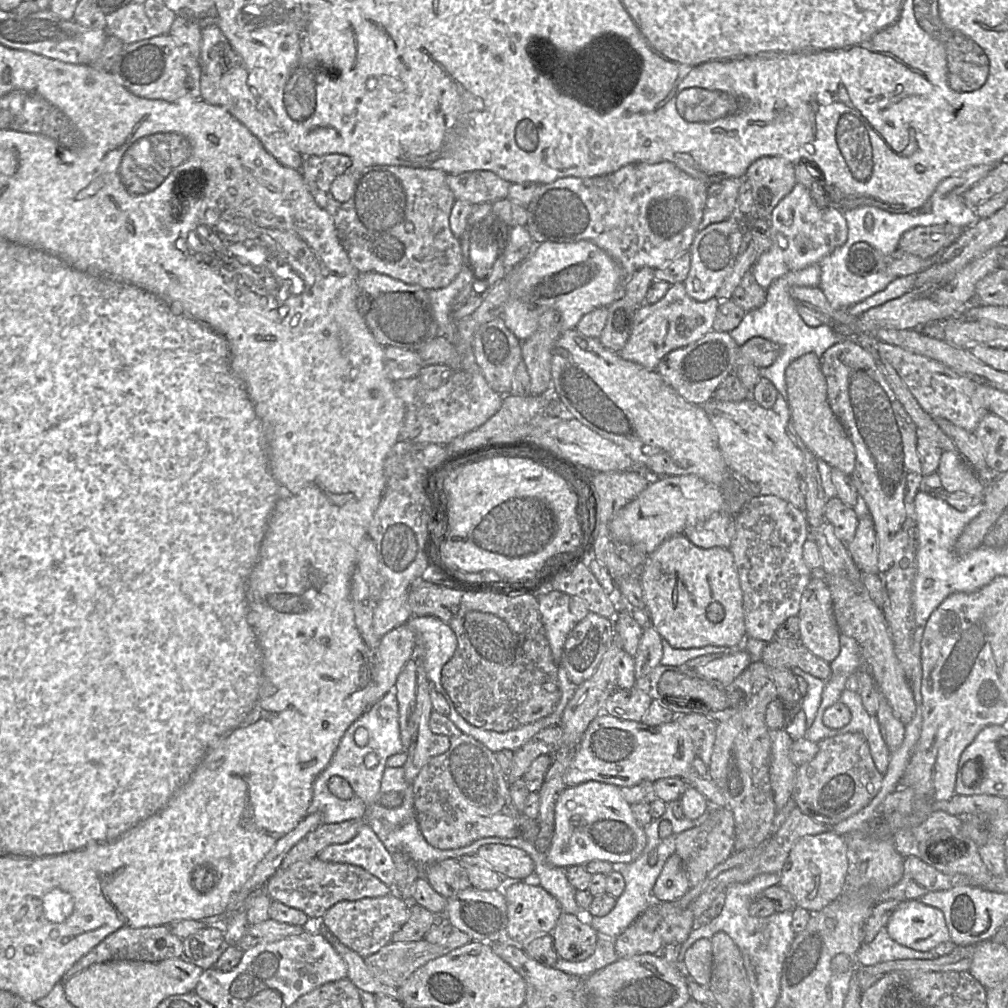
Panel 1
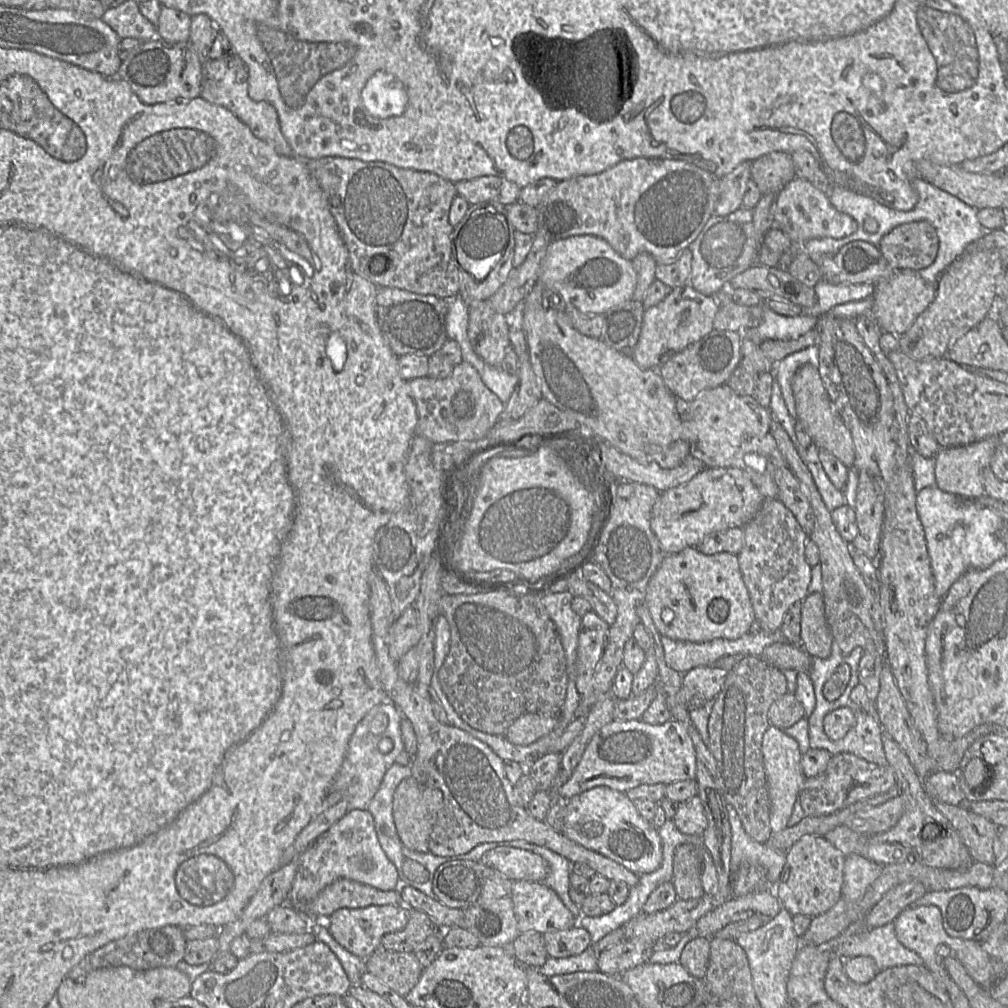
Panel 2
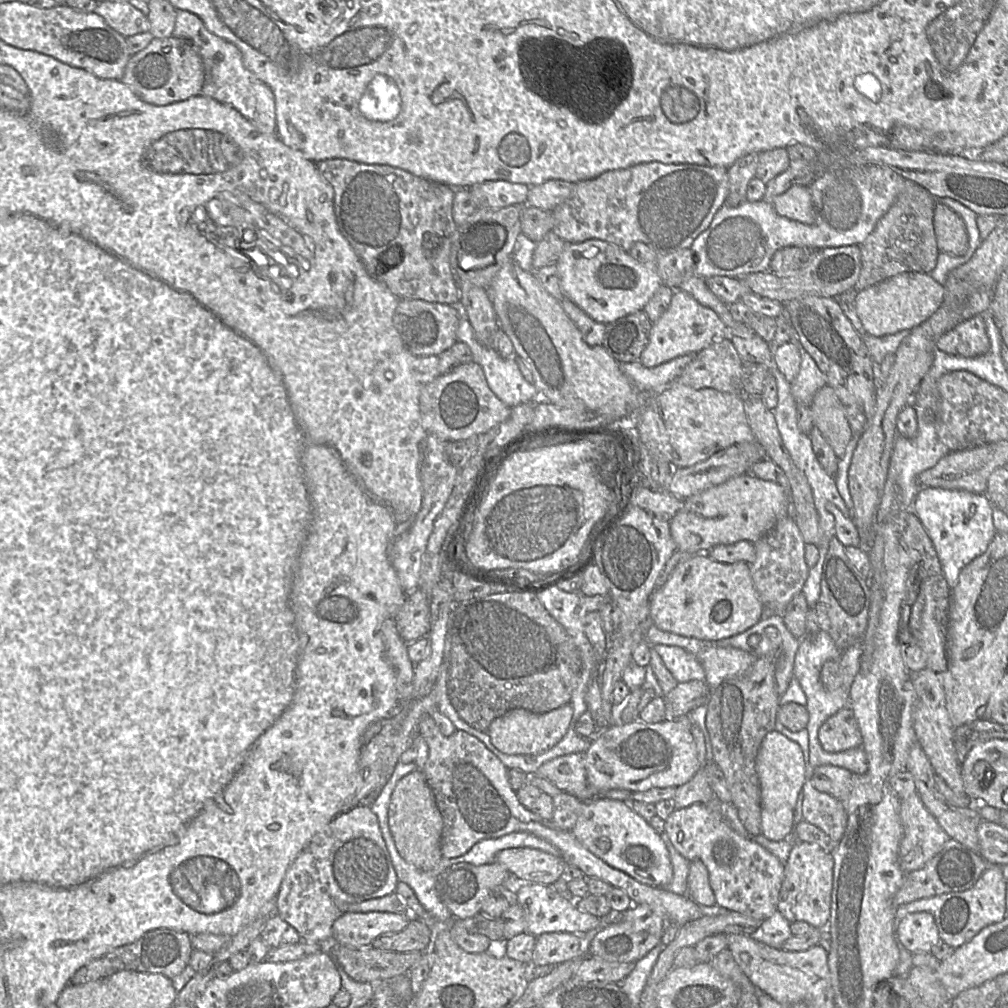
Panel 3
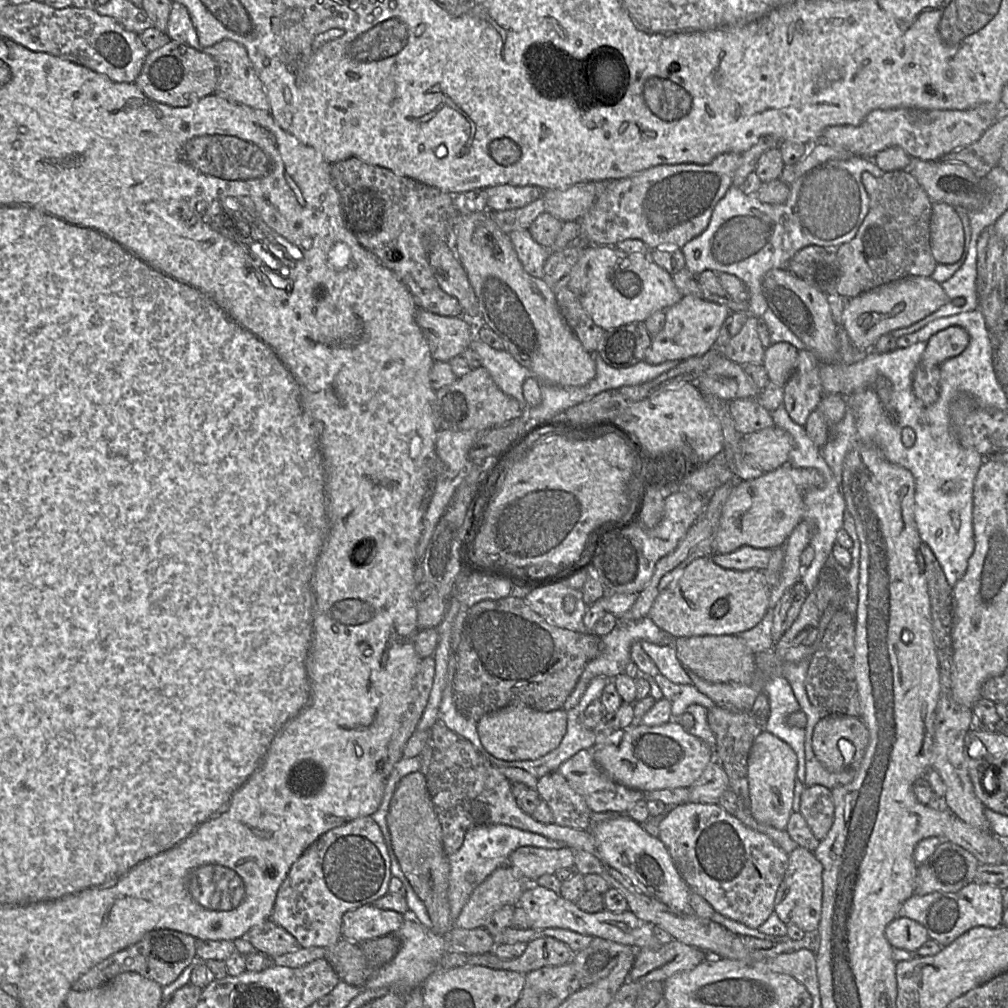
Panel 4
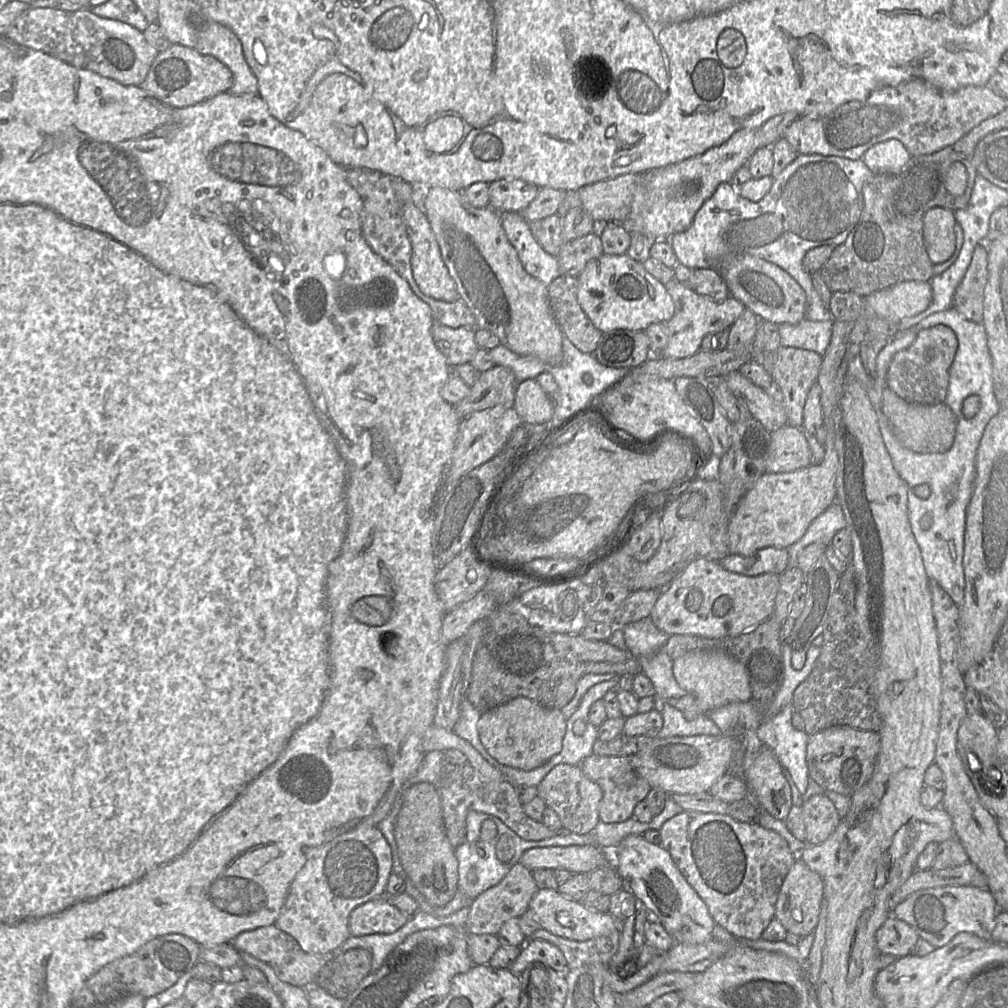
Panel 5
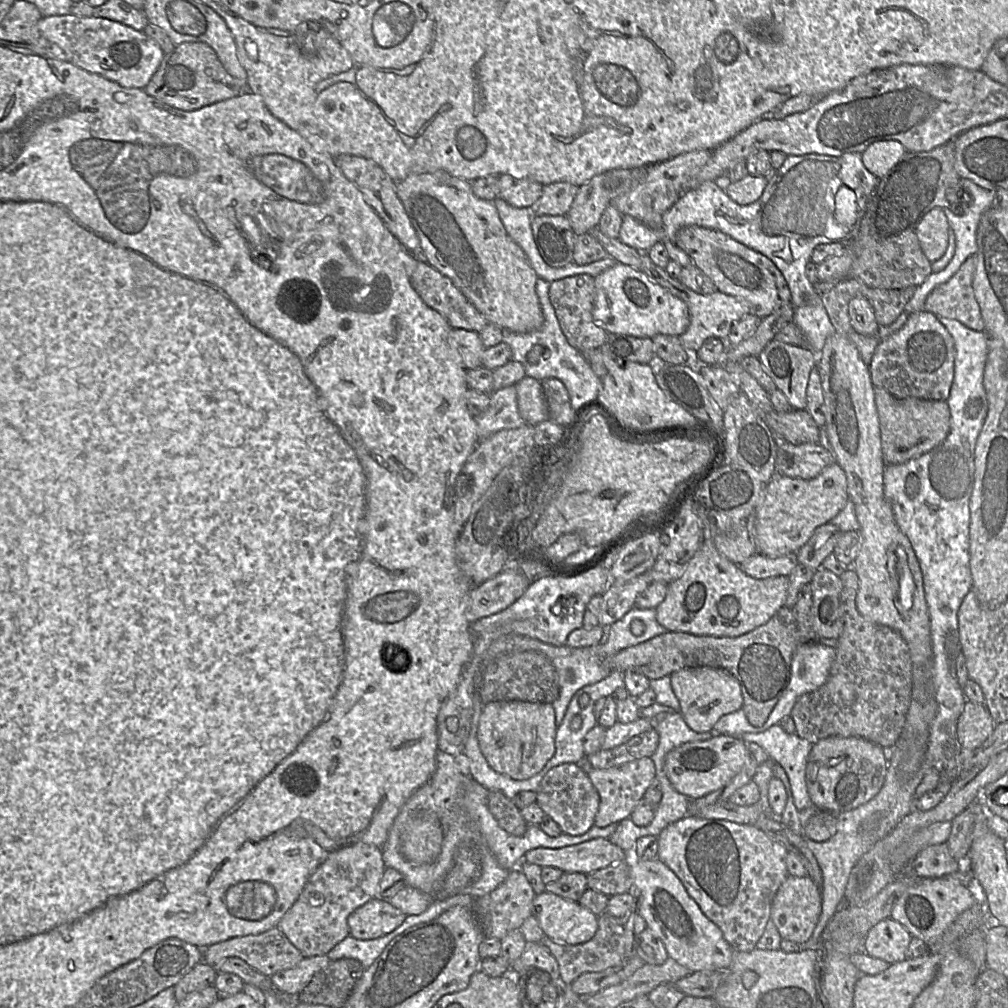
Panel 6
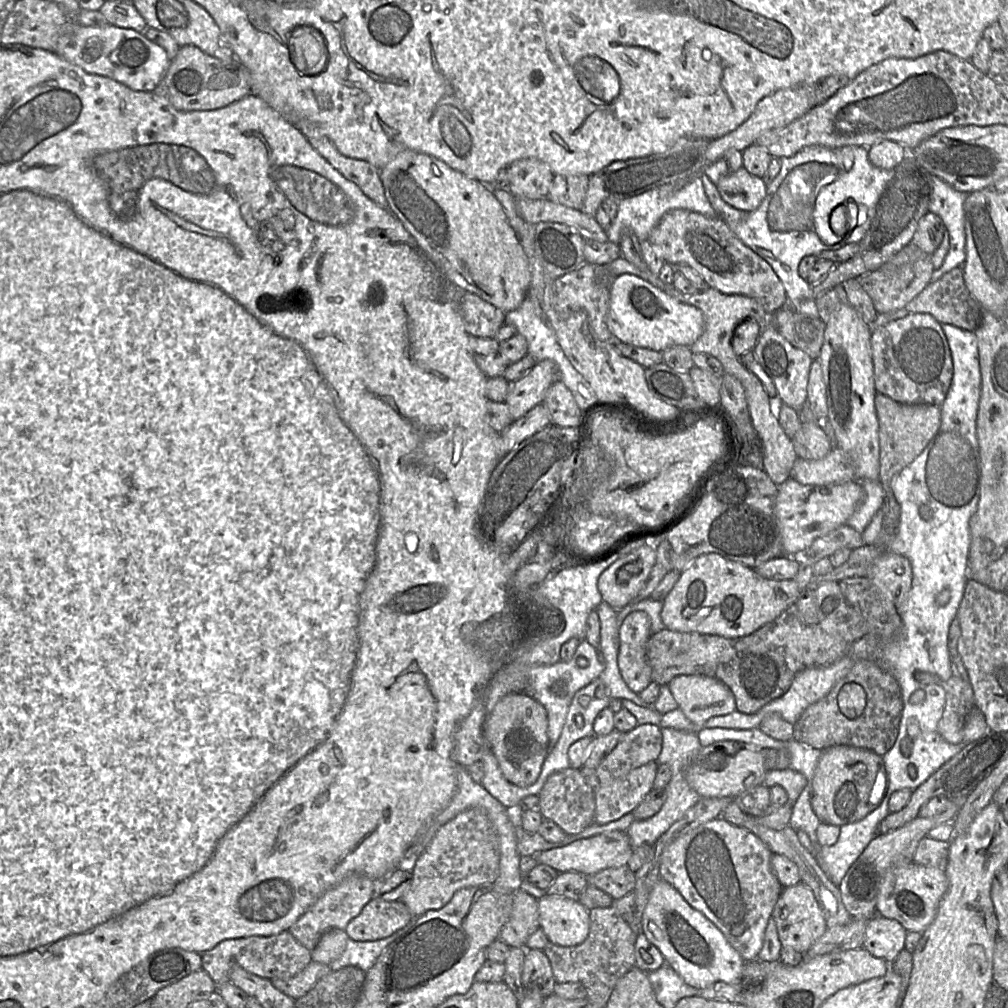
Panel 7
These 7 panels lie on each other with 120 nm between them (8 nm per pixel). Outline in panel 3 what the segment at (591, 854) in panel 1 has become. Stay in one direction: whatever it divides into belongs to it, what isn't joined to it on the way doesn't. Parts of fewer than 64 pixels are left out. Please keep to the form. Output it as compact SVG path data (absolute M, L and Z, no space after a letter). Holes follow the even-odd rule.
M596 797L585 802L571 832L594 855L610 866L627 873L641 883L653 887L666 888L673 879L673 867L664 840L651 827L648 821L631 808L629 802L604 797Z

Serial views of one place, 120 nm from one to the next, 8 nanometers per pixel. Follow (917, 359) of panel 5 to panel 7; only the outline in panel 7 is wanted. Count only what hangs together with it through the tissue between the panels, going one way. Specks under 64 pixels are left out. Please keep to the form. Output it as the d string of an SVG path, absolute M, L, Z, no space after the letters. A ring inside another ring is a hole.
M909 313L871 332L874 385L881 393L901 404L940 406L947 395L953 362L940 323L927 313Z

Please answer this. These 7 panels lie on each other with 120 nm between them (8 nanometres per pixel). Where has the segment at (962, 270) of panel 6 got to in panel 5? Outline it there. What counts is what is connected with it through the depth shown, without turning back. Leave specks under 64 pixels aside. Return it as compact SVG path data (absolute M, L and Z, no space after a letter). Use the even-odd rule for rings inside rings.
M987 243L978 244L969 267L957 287L952 308L966 319L983 324L984 290L988 280Z

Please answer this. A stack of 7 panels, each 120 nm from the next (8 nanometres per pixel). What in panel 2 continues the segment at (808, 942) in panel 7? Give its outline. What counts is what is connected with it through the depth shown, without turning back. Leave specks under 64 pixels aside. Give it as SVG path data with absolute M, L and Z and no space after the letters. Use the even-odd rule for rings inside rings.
M807 834L795 842L785 853L785 864L774 892L782 908L792 916L811 918L831 909L841 897L845 855L823 835Z

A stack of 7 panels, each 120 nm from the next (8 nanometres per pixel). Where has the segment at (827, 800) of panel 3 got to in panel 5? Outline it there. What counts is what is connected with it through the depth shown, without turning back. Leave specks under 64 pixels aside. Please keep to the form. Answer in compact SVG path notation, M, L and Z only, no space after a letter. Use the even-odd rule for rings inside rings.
M825 795L809 798L802 806L808 845L818 845L828 839L840 822L835 804Z

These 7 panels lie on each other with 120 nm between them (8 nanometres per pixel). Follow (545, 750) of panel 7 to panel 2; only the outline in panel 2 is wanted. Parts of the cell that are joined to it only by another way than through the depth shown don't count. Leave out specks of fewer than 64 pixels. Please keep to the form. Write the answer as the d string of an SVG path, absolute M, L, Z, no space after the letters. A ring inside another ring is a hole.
M526 713L510 725L504 736L514 745L529 745L549 734L557 725L558 719L559 715Z

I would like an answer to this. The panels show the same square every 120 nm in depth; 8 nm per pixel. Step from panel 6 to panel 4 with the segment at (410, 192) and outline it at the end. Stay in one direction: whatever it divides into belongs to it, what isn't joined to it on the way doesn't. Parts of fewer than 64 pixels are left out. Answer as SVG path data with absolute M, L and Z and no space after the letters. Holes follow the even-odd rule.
M487 211L457 213L451 225L448 246L464 267L478 300L480 322L491 328L504 342L505 350L521 365L533 371L542 384L583 386L595 376L594 354L581 344L557 305L555 293L542 278L528 274L518 259L510 236L489 219Z

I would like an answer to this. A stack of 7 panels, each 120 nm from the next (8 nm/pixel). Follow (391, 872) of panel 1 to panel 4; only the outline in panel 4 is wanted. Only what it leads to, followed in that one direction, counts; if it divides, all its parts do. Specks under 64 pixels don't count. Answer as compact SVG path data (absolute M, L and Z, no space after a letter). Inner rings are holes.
M372 815L356 818L321 835L296 860L278 890L271 919L293 935L302 948L329 947L343 938L344 913L388 894L391 877L391 859L379 825Z

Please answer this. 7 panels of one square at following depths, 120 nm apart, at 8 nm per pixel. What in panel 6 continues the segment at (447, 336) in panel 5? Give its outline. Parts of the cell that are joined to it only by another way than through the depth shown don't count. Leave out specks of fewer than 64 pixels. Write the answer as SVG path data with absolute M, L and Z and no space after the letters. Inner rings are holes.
M450 329L448 344L458 355L466 370L482 367L482 354L485 347L477 332Z

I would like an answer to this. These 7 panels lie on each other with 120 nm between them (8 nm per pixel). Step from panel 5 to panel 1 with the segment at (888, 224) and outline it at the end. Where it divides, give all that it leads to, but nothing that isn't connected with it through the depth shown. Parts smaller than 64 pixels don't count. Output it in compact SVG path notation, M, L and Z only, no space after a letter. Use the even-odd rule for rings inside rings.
M952 224L914 227L903 233L898 249L927 259L952 245L964 230Z

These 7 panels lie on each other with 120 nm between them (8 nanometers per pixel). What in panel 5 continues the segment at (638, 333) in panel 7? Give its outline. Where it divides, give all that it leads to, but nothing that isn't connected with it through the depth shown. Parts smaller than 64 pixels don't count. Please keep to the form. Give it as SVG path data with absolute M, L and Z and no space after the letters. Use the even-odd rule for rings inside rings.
M626 253L608 255L592 259L578 278L578 302L593 325L602 333L615 330L645 331L652 323L667 322L675 313L675 304L664 284L646 271L642 262L636 261Z

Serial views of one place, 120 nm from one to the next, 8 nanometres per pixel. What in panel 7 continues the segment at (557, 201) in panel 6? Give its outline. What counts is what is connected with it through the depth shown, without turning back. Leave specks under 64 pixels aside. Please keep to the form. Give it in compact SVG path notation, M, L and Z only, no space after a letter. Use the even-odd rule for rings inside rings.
M554 175L546 198L565 207L581 210L588 184L587 175Z

